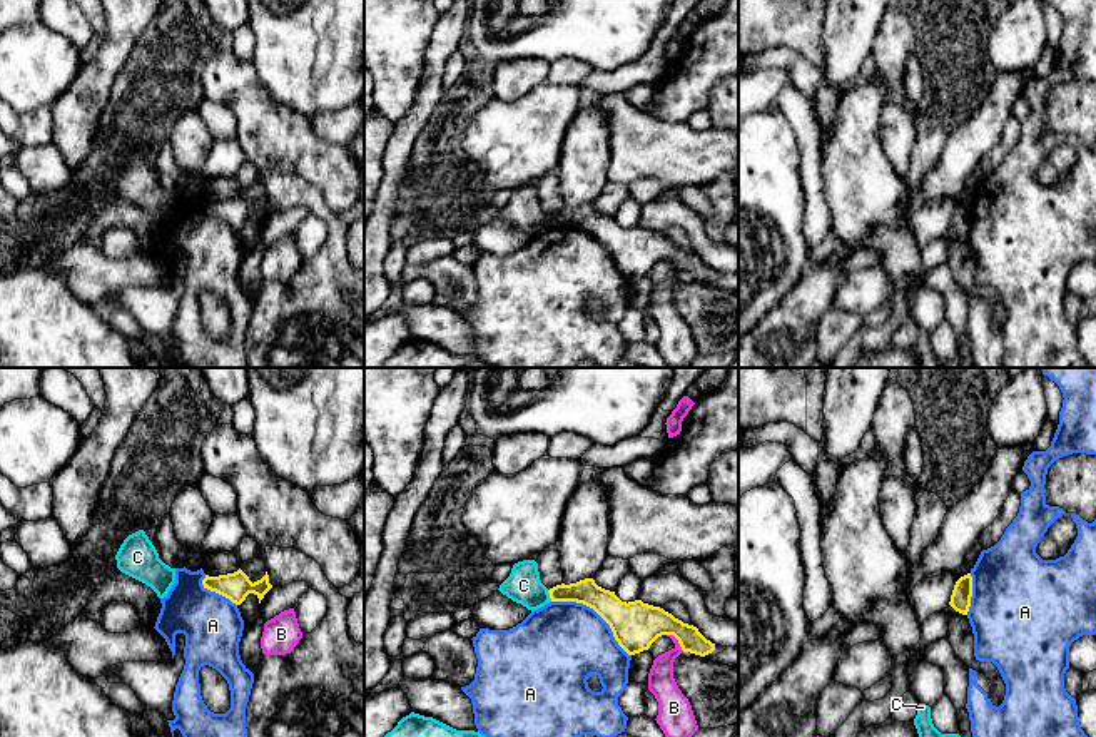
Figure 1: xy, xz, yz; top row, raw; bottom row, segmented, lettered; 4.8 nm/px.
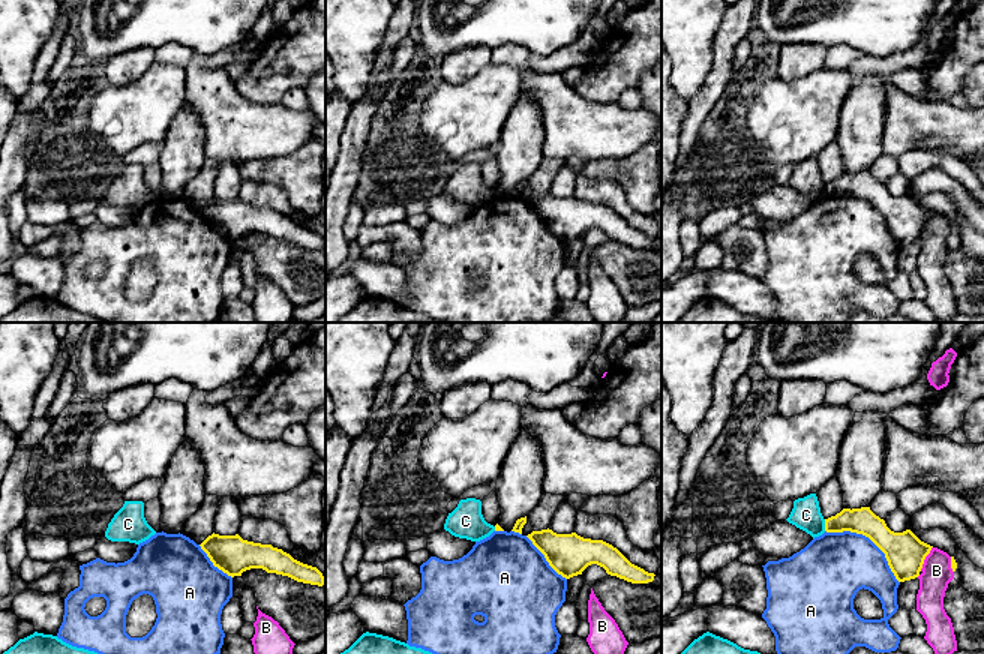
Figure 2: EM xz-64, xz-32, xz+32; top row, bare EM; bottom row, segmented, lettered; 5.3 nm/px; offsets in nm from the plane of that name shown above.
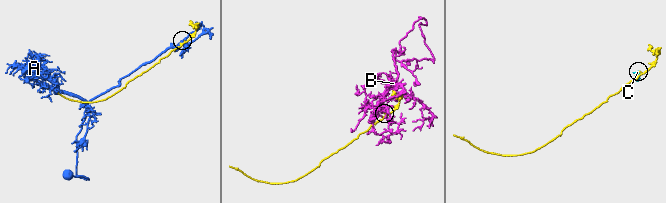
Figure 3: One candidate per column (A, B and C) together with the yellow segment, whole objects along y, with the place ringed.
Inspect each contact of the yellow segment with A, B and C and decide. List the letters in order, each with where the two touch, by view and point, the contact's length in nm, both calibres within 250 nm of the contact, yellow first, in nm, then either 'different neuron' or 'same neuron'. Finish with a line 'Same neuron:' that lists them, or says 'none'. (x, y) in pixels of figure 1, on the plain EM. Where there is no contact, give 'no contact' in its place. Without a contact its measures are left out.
A: meets yellow in xz at (595, 236); contact 460 nm long; 240 nm thick on the yellow side, 400 nm on the other; different neuron
B: meets yellow in xz at (677, 264); contact 120 nm long; 240 nm thick on the yellow side, 130 nm on the other; different neuron
C: meets yellow in xz at (550, 221); contact 60 nm long; 120 nm thick on the yellow side, 170 nm on the other; different neuron
Same neuron: none

